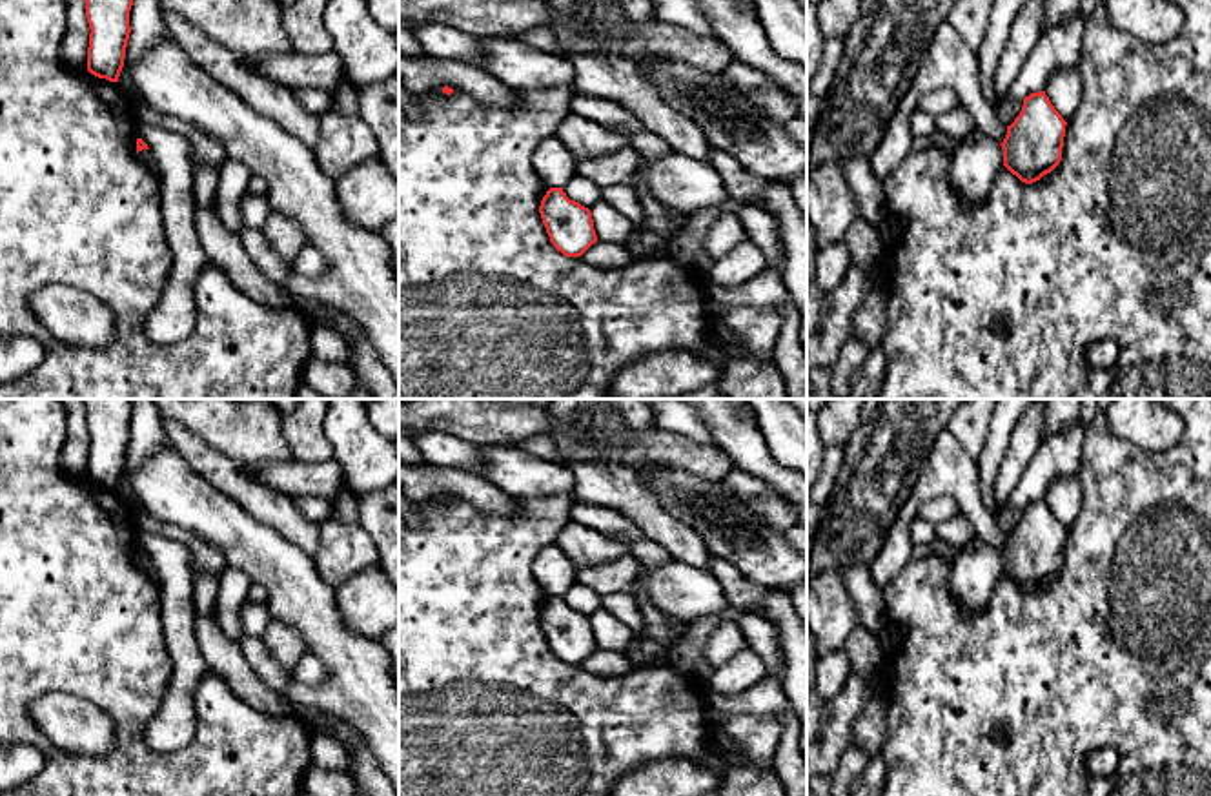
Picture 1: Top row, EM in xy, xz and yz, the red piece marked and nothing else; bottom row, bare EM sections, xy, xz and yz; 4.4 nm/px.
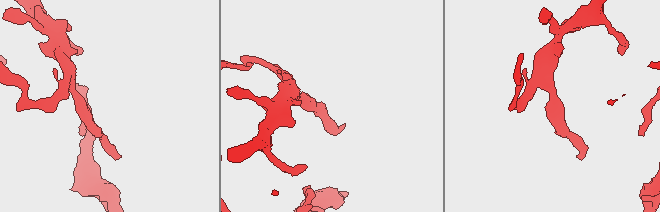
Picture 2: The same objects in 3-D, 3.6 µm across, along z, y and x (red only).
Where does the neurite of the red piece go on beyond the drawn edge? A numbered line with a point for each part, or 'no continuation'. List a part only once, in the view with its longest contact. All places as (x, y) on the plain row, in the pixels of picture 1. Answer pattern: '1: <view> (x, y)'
no continuation

